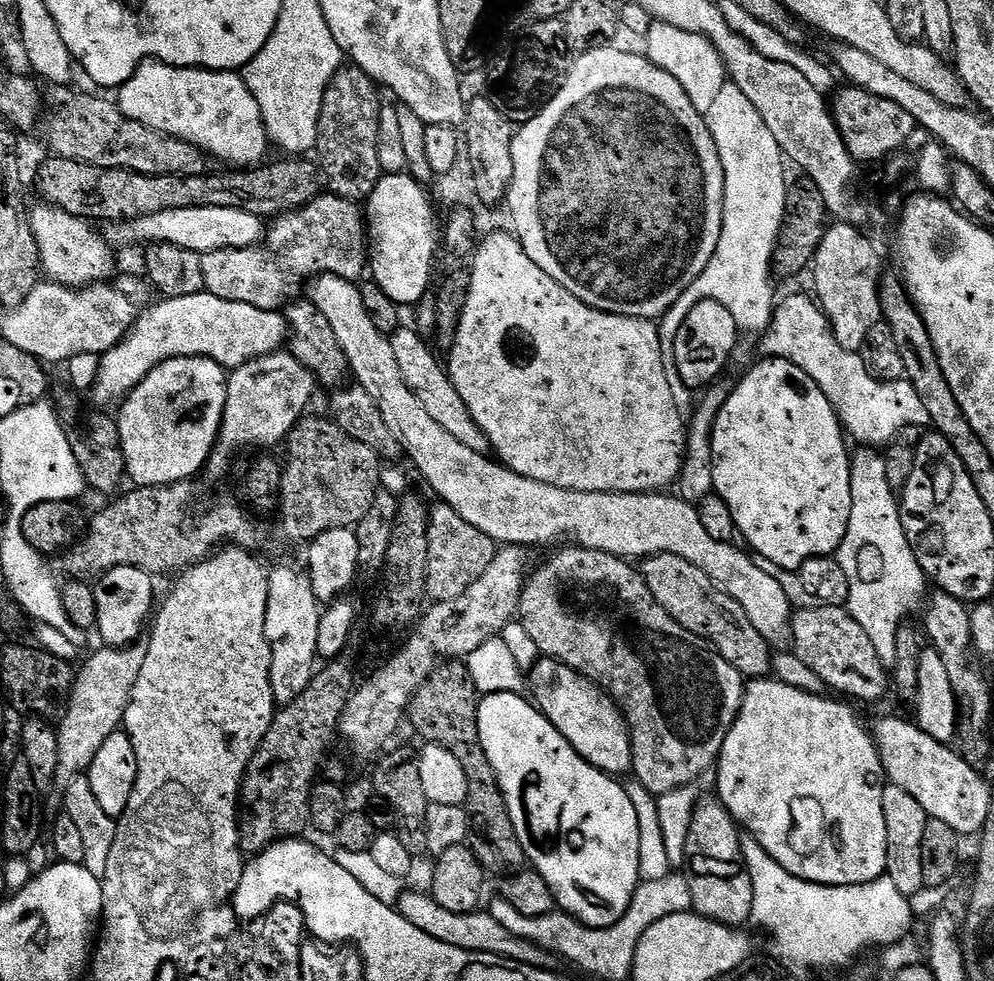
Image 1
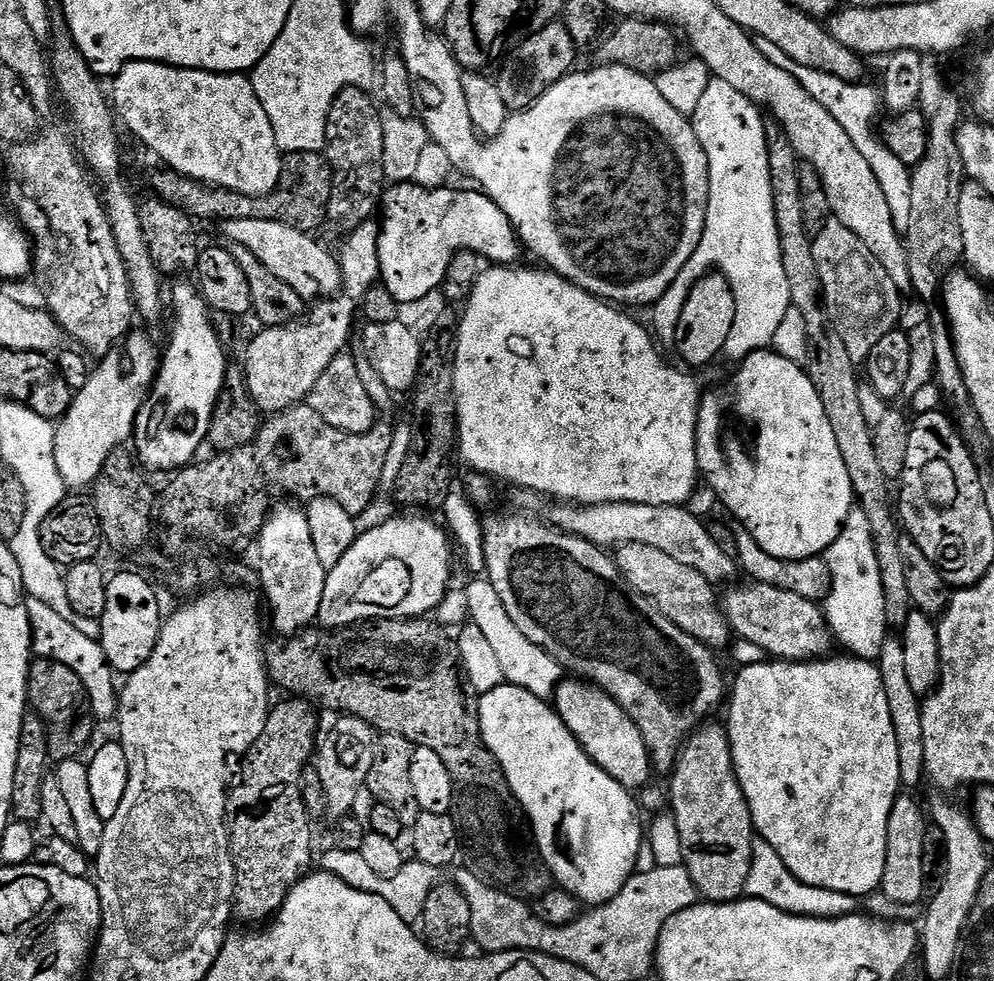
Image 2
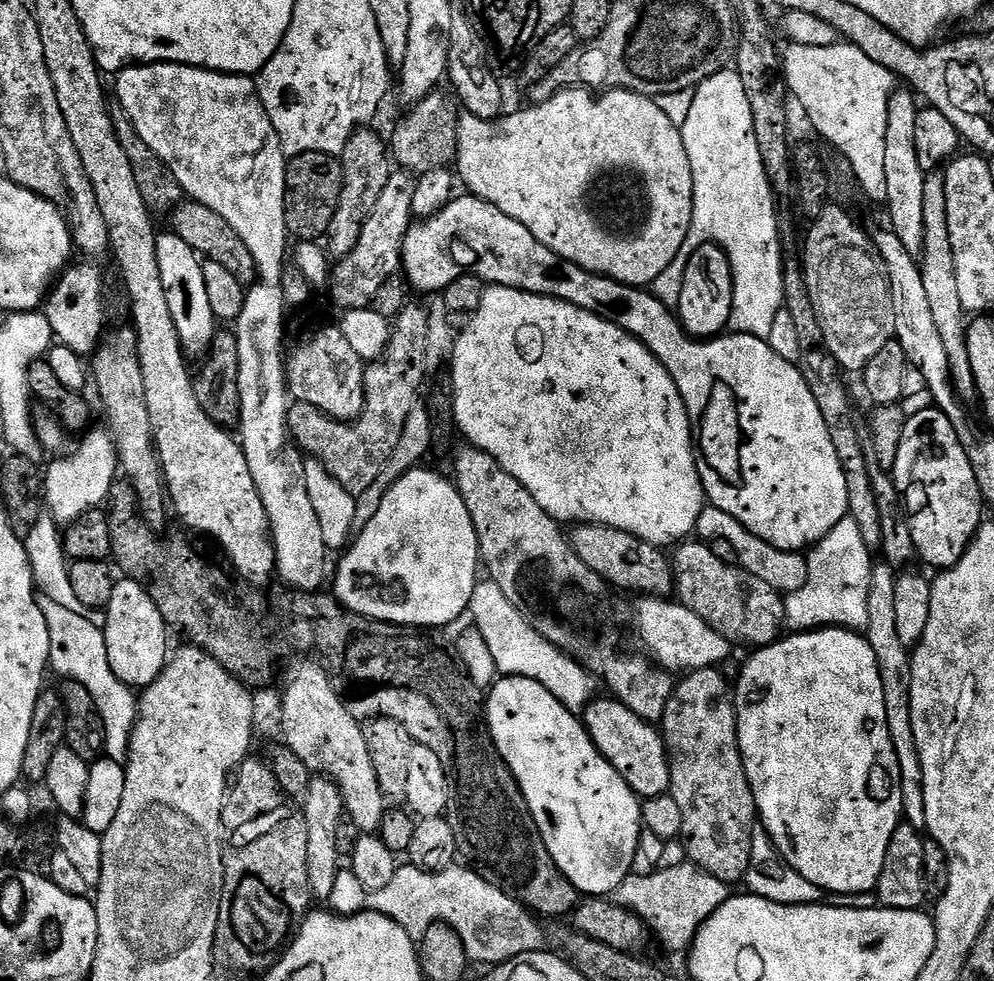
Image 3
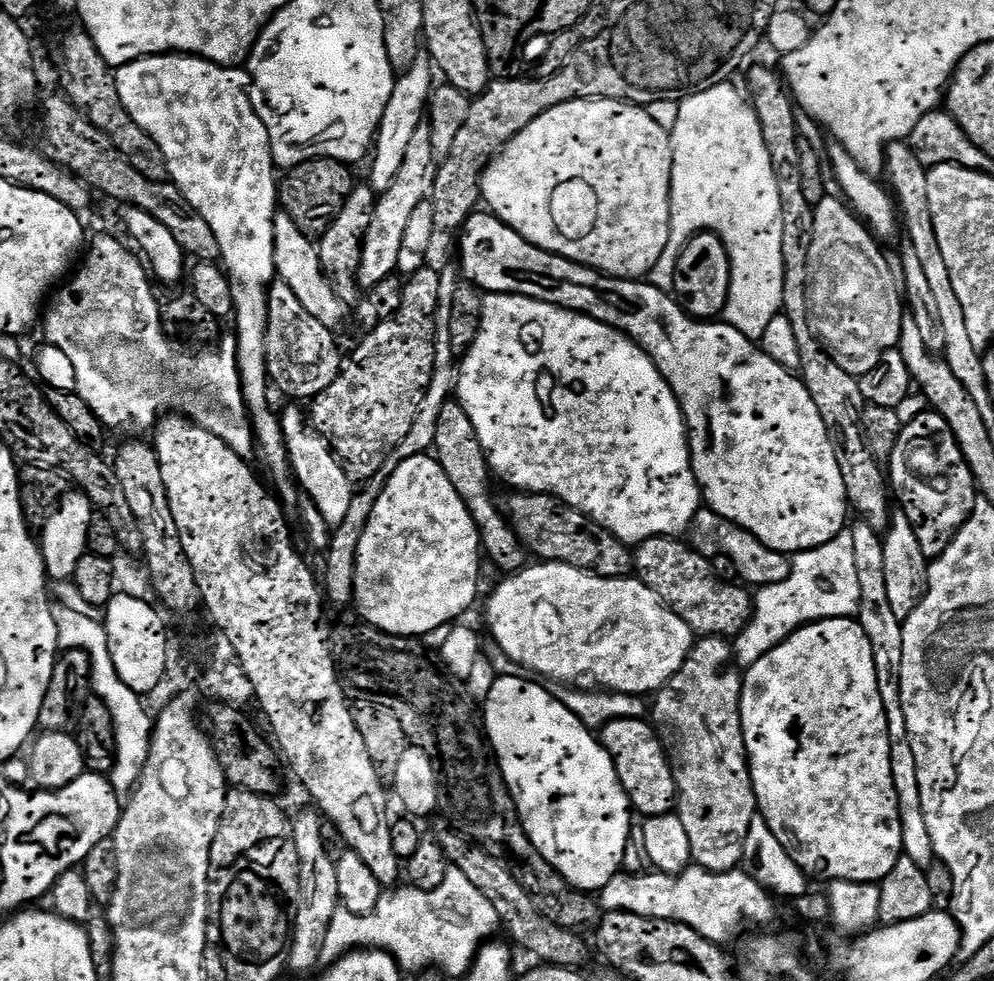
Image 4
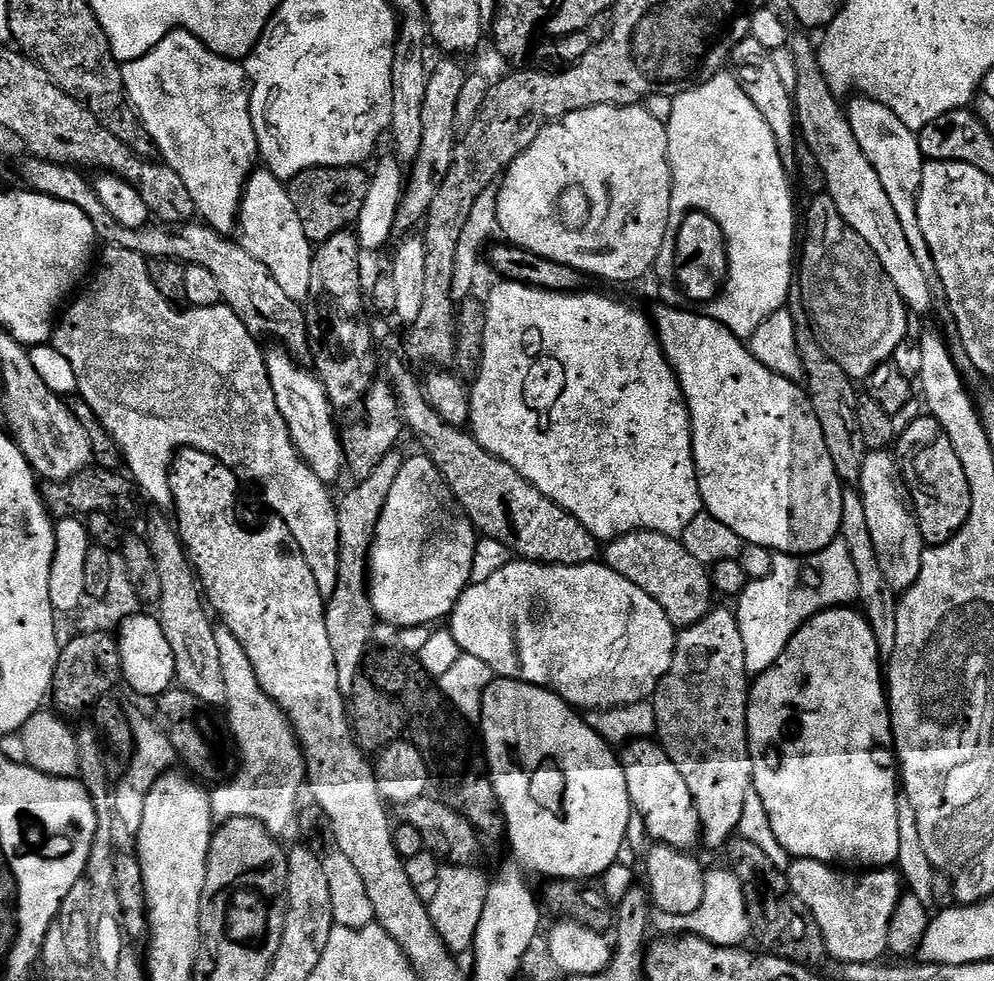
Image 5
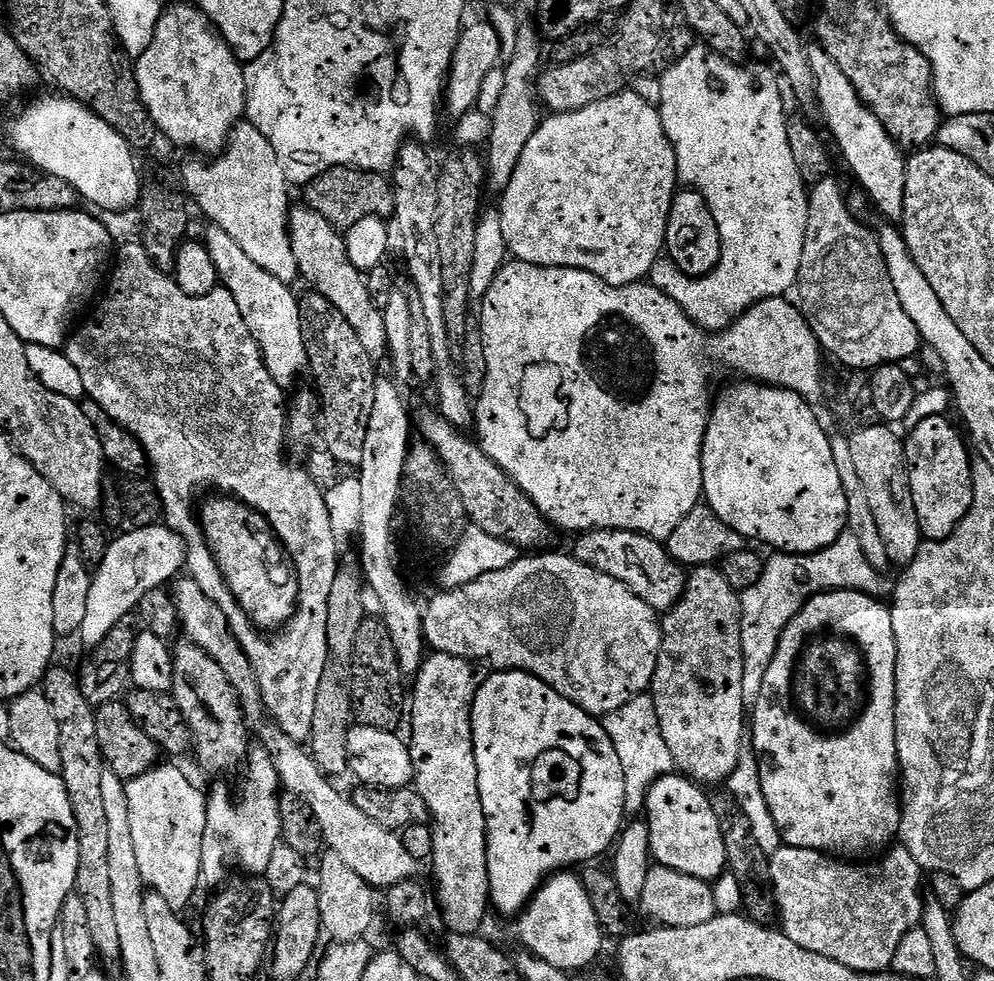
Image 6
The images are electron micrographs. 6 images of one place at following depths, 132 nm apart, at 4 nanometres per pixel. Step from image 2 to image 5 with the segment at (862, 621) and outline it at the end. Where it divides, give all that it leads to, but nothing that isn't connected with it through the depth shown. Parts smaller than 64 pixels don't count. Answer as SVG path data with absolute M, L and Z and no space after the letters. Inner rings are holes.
M838 538L813 556L773 555L770 574L766 574L766 578L761 580L749 580L744 592L734 604L738 630L744 637L746 646L746 670L749 675L756 676L774 667L786 650L790 638L810 617L817 616L819 612L825 612L828 608L855 605L857 600L858 570L854 570L854 558L850 558L850 550L844 539Z

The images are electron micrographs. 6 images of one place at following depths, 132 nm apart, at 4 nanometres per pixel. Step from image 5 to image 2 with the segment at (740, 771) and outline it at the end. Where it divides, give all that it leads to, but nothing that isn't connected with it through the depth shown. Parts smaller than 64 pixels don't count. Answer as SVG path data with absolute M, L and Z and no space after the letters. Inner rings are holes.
M705 723L684 742L676 767L670 773L670 811L678 822L678 838L682 842L682 866L690 874L697 893L713 904L728 904L745 895L744 887L752 872L752 815L734 770L728 730L723 723Z

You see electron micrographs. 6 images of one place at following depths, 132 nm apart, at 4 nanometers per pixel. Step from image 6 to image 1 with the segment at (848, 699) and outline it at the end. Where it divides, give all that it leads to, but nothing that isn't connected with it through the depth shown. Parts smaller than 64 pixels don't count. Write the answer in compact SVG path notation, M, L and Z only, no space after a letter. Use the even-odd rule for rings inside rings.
M775 678L753 679L745 687L740 713L730 734L726 734L726 742L718 757L718 767L715 769L715 772L717 771L716 788L720 791L718 799L725 810L732 815L737 825L747 835L755 838L762 846L762 850L766 850L766 854L770 854L770 858L774 858L774 862L778 862L778 866L782 866L790 874L808 880L811 884L825 884L826 886L869 884L881 879L888 870L886 814L882 814L882 794L886 783L884 767L871 731L866 727L866 724L864 728L863 722L856 717L855 710L851 708L853 705L840 698L827 700L826 697L827 695L824 694L815 696L809 692L798 690L794 686L786 686Z

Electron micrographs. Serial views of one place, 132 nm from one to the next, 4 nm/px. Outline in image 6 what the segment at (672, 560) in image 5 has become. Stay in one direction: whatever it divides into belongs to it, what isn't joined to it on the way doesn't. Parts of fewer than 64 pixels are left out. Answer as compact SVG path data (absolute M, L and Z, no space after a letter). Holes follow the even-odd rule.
M598 528L595 532L577 535L575 540L574 555L578 562L596 568L602 574L610 574L610 578L625 584L657 614L671 612L682 598L686 583L685 569L673 560L661 541L640 536L637 532L620 532L616 528Z

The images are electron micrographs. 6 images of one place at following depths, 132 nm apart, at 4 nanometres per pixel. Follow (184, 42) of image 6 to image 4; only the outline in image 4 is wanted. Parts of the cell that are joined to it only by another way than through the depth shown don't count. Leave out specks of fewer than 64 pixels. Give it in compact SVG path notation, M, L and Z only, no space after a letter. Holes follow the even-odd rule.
M191 54L143 56L141 60L135 60L129 64L122 65L121 68L115 69L115 74L116 85L118 86L118 98L122 98L123 108L128 111L130 118L134 118L134 122L138 122L138 126L142 126L142 130L146 130L146 134L150 134L150 138L154 138L154 142L158 142L158 146L162 146L162 154L166 154L166 166L168 167L168 175L171 183L175 184L178 190L182 190L182 194L186 198L188 205L202 218L206 218L207 224L210 225L210 230L214 230L214 234L218 238L220 260L227 271L228 281L232 287L232 297L234 298L234 321L236 320L236 329L234 329L234 335L236 337L236 361L238 362L238 370L240 371L240 385L244 390L244 401L248 404L248 415L252 417L252 431L256 433L258 456L264 459L264 468L272 475L272 480L276 483L276 488L274 487L275 495L279 497L285 505L291 506L296 500L298 485L292 475L292 463L288 461L288 451L286 450L284 435L282 434L280 416L278 412L272 409L272 404L268 401L270 381L268 379L268 354L266 352L268 289L272 287L274 281L277 279L276 263L274 262L274 222L276 221L276 214L278 211L278 169L274 161L272 161L270 134L266 130L262 118L258 118L258 114L252 105L252 92L250 91L252 88L252 78L243 67L237 66L234 68L226 68L222 64L215 64L209 60L202 59L200 56Z

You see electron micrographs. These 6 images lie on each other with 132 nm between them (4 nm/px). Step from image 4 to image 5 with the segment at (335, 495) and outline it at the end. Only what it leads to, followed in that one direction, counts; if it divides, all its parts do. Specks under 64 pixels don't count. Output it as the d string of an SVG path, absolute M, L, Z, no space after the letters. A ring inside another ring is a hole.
M276 346L273 352L267 353L270 386L274 386L274 402L278 402L278 410L282 410L282 418L286 418L286 426L290 430L290 438L300 452L300 456L318 474L322 483L332 486L345 471L344 445L342 432L336 429L334 409L324 389L324 383L315 371L303 368L292 353L283 347Z

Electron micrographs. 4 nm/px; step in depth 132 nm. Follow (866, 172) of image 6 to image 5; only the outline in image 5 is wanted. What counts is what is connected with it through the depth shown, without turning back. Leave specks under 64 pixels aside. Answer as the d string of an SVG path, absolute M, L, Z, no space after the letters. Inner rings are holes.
M857 95L856 100L846 104L850 130L854 130L854 138L858 138L858 146L862 146L862 154L874 166L878 178L882 178L882 186L890 197L891 204L898 214L898 222L902 222L902 231L906 234L906 242L910 242L910 250L914 250L914 258L918 258L918 266L922 266L922 274L930 281L936 280L934 258L930 254L930 246L926 246L926 238L922 235L922 225L918 222L918 190L922 186L922 170L926 163L920 149L920 138L911 132L882 102L872 100L868 96Z

